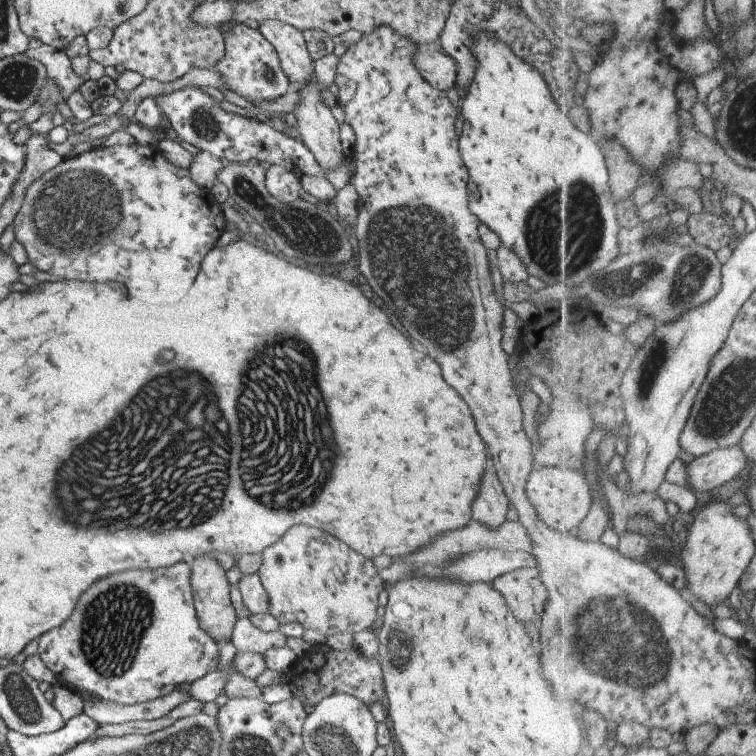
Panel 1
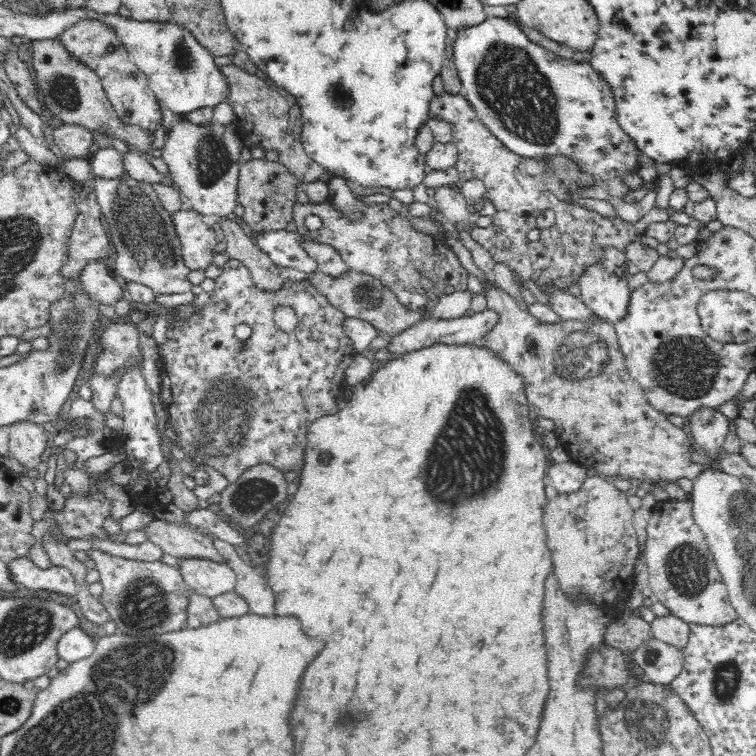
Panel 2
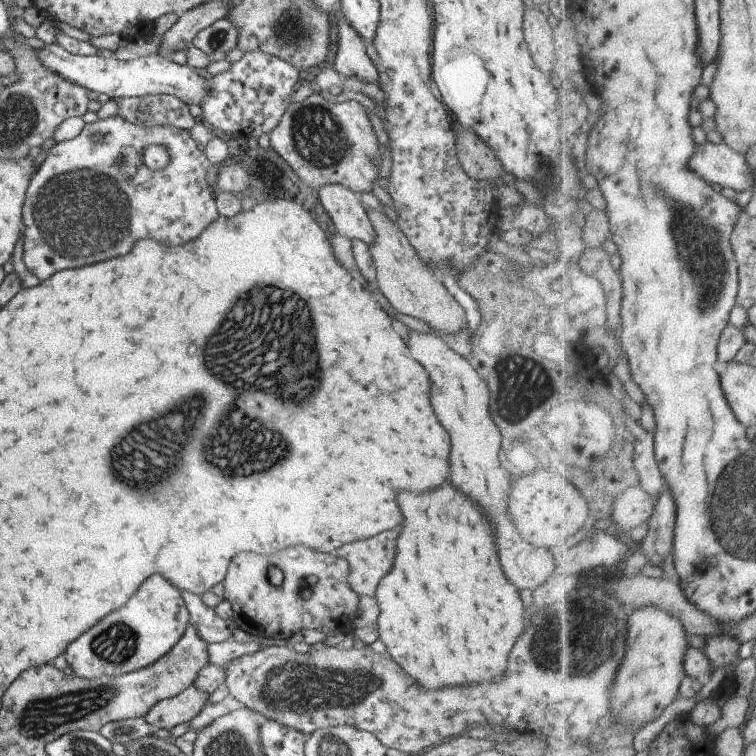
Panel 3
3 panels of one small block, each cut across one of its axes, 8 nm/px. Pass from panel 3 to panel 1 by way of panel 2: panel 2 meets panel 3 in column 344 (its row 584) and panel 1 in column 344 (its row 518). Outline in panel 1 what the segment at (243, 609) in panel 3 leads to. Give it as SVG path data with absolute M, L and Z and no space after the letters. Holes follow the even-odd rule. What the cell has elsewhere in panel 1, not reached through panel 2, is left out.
M294 526L278 542L263 550L261 555L262 564L258 574L269 598L267 612L272 614L280 625L298 623L304 629L312 628L326 637L338 632L355 635L370 629L382 612L387 589L379 569L372 563L372 559L356 552L334 535L330 536L327 532L324 534L322 530L310 526Z

